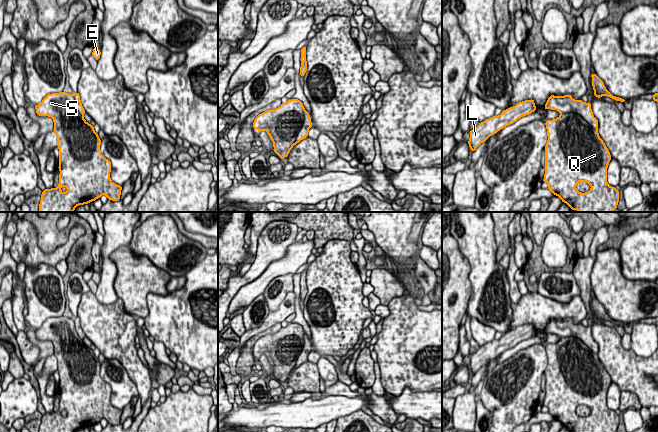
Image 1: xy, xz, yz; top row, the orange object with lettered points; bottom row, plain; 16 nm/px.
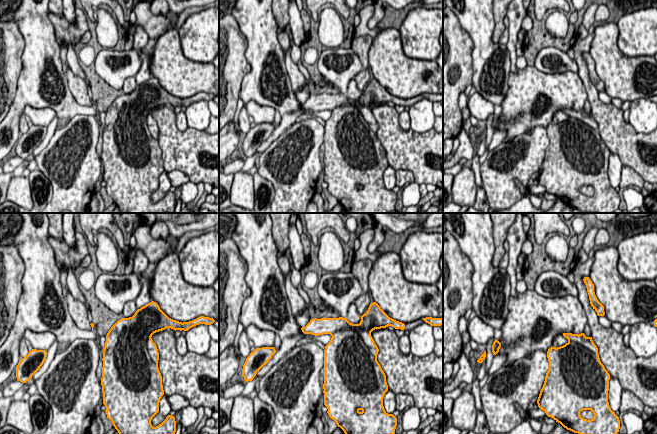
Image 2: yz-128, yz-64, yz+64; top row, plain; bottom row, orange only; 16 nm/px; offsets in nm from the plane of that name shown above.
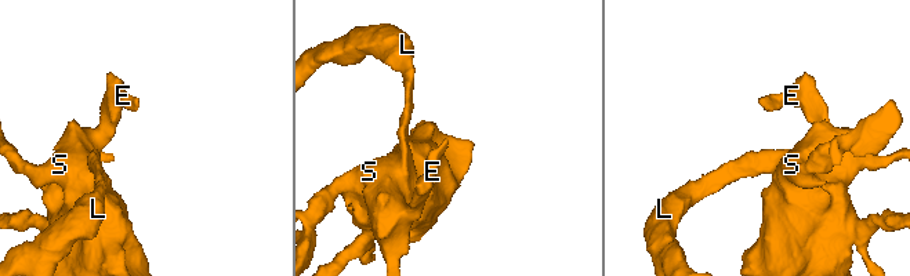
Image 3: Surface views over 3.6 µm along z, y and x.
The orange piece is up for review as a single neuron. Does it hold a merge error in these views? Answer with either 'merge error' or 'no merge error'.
no merge error

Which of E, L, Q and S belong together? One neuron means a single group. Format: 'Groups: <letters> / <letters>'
Groups: E L Q S

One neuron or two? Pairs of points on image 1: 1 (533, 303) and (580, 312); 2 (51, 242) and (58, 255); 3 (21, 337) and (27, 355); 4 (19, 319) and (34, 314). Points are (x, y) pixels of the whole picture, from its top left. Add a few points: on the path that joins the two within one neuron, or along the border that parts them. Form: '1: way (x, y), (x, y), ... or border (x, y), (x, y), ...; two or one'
1: way (545, 309), (568, 310); one
2: border (69, 231), (67, 240), (49, 253), (37, 246); two
3: way (22, 341), (27, 351); one
4: border (24, 316), (30, 327); two

